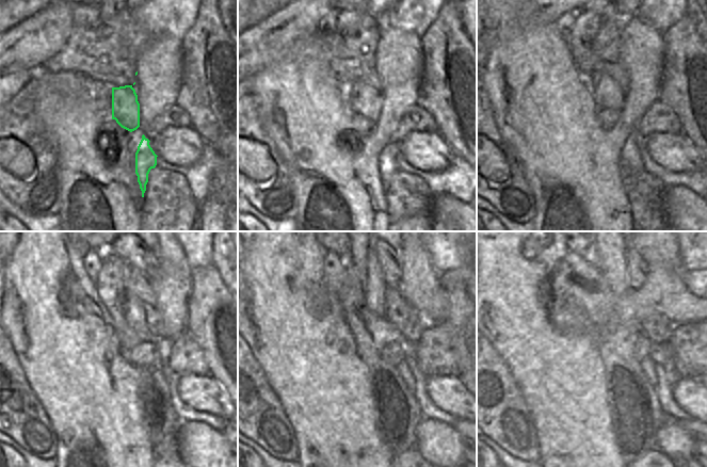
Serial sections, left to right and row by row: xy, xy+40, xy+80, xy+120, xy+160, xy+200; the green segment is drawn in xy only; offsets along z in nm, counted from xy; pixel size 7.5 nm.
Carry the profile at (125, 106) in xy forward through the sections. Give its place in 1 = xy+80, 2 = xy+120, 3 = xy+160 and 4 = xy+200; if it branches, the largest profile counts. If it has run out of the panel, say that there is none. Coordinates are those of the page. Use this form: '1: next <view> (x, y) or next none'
1: next xy+80 (608, 89)
2: next xy+120 (143, 318)
3: next xy+160 (363, 253)
4: next xy+200 (613, 268)

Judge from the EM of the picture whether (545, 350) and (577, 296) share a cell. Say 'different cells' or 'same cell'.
different cells

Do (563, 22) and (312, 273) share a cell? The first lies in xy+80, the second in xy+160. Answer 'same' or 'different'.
different

